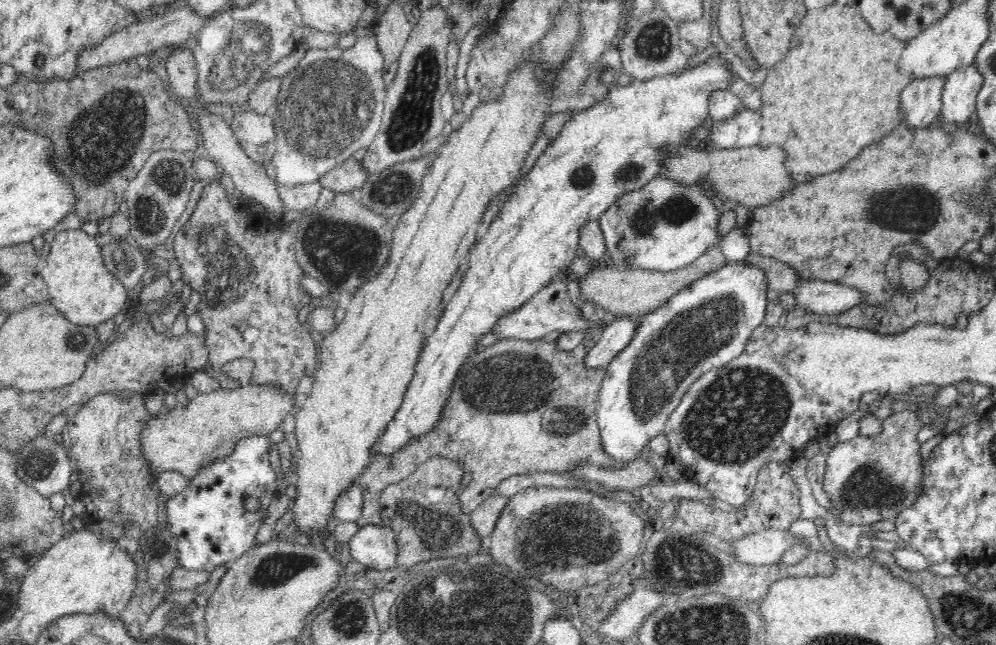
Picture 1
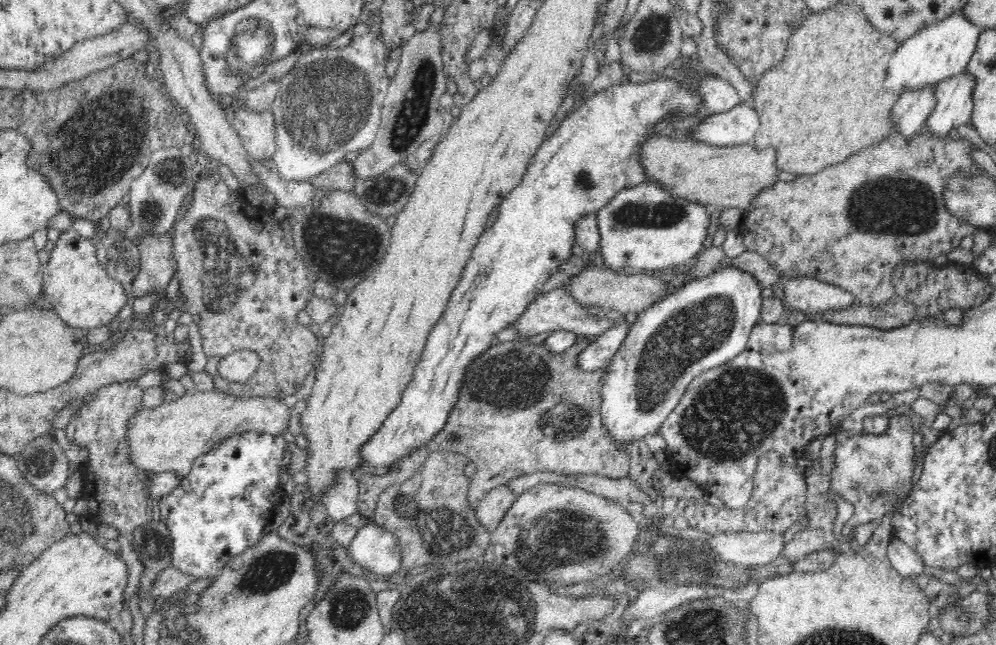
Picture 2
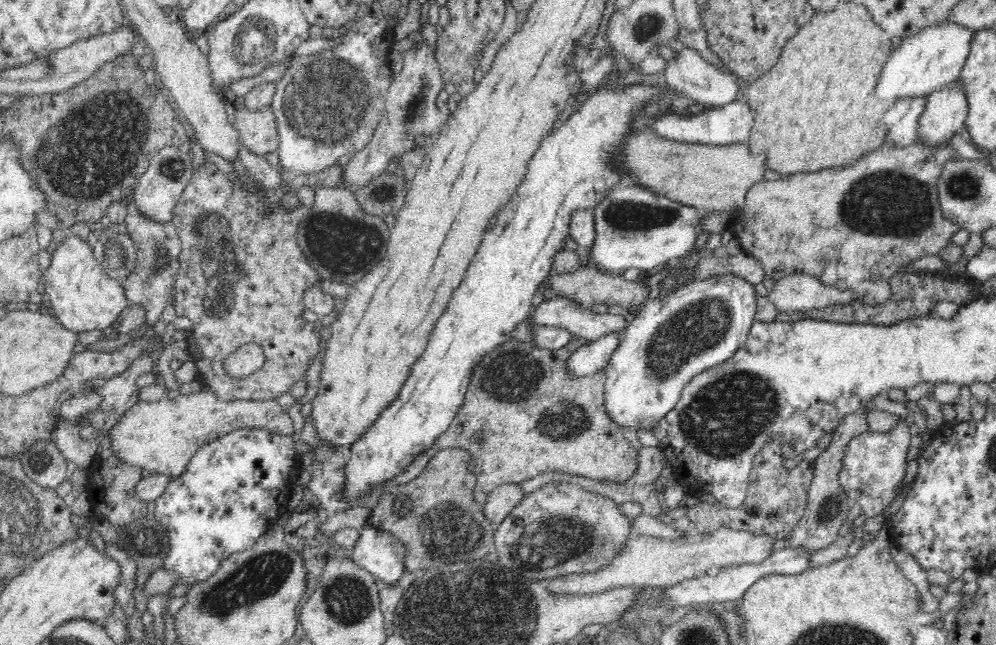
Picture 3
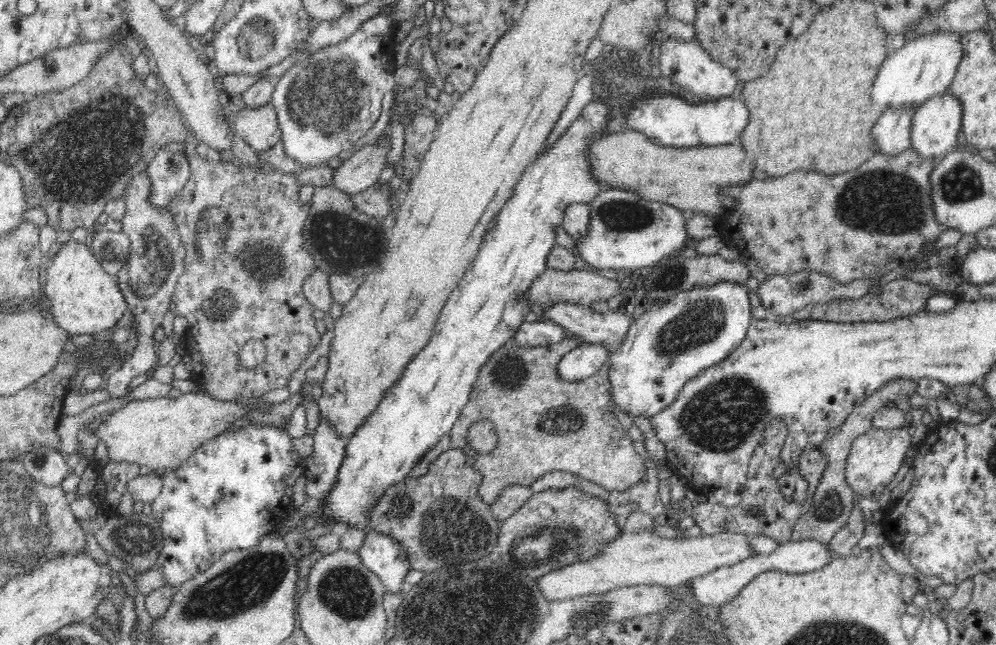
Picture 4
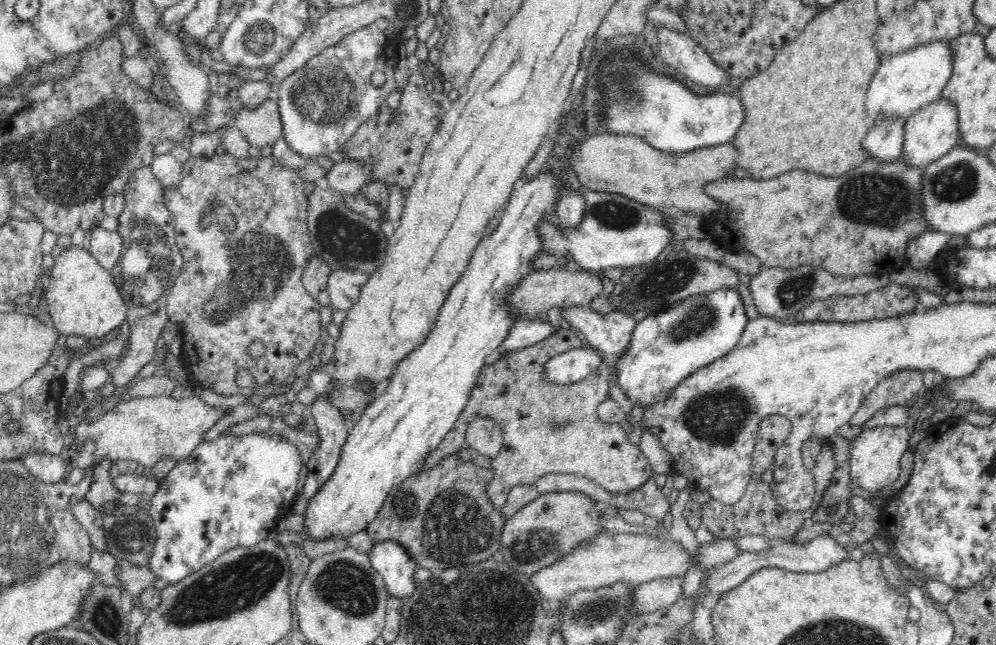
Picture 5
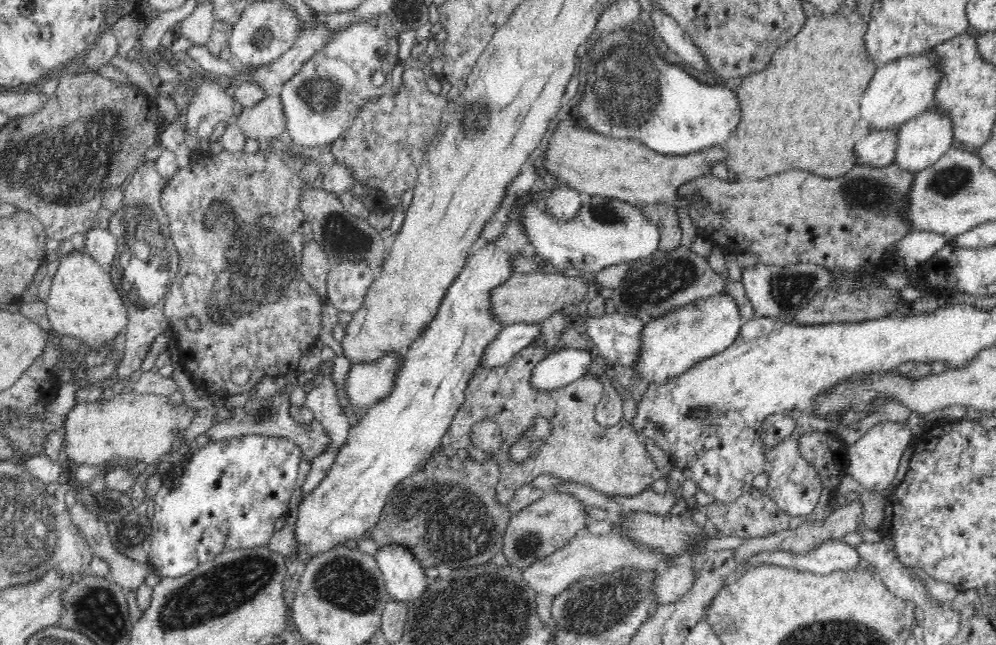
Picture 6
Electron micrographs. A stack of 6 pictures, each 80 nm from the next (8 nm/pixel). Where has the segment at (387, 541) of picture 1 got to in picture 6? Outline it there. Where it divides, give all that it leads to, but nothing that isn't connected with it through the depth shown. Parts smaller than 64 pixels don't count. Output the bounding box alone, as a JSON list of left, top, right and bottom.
[373,543,427,604]

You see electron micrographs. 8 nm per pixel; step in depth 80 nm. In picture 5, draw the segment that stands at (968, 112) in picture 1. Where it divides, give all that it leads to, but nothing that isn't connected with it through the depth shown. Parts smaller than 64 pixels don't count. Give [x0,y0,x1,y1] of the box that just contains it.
[901,96,958,169]

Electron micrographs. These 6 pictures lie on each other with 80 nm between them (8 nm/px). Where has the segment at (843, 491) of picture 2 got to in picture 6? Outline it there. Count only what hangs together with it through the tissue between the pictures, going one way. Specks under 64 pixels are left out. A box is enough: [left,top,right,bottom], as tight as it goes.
[846,421,914,491]

